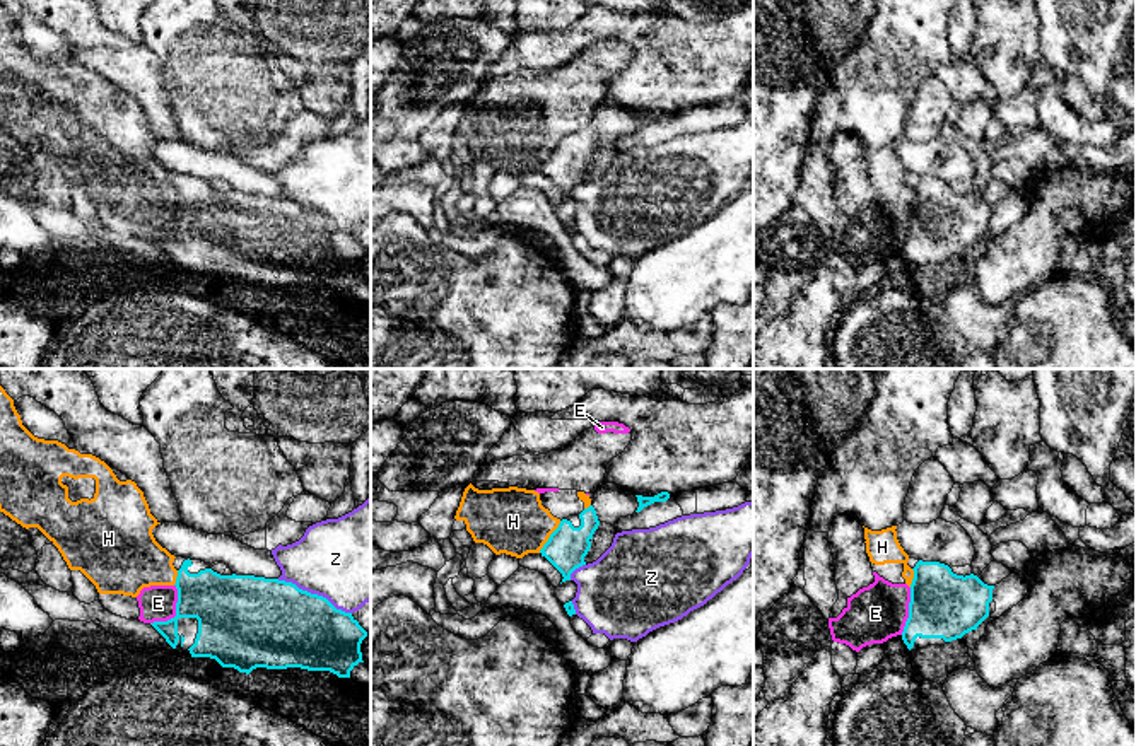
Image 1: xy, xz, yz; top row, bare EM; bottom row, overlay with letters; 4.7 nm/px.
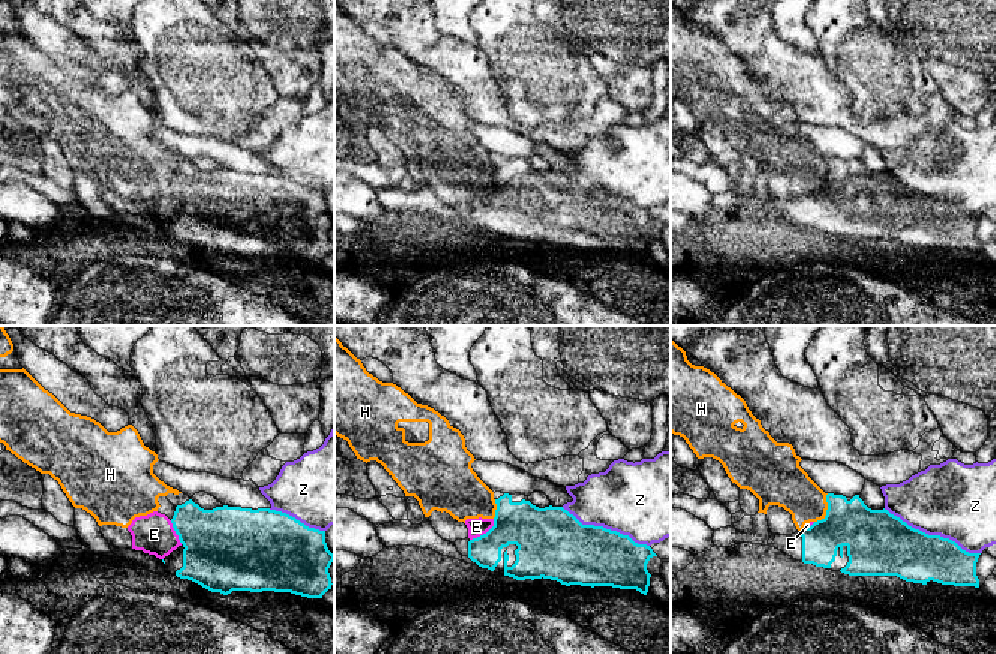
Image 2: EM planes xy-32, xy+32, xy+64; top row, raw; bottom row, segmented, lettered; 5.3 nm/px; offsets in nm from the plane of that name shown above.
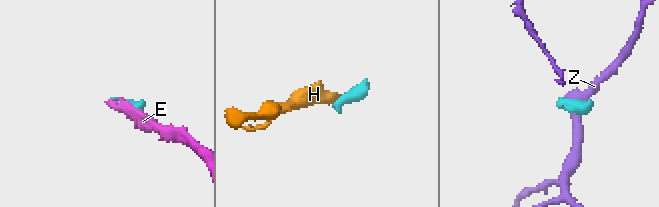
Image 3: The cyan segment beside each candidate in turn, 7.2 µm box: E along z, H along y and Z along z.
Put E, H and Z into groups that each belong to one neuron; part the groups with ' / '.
E H / Z

